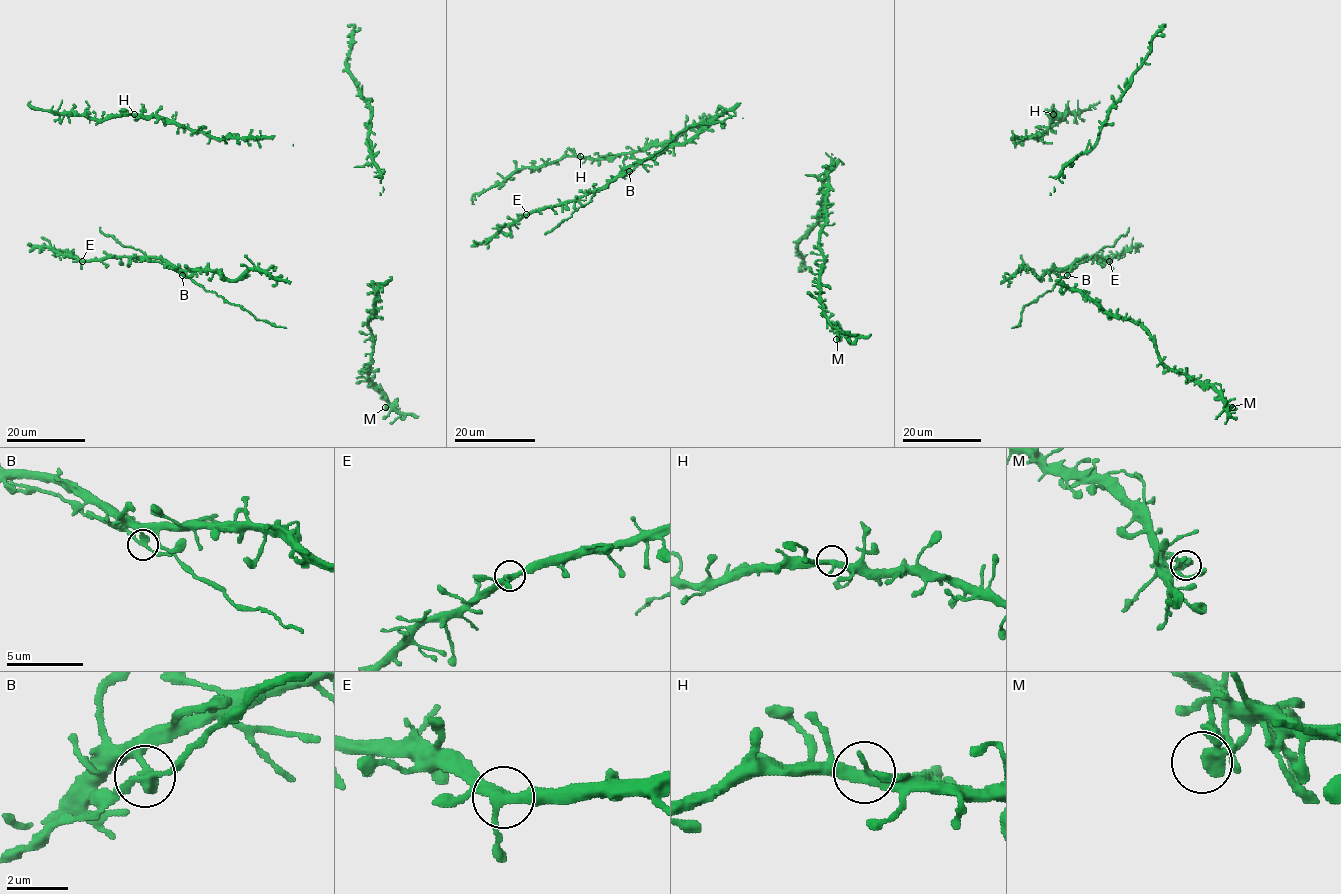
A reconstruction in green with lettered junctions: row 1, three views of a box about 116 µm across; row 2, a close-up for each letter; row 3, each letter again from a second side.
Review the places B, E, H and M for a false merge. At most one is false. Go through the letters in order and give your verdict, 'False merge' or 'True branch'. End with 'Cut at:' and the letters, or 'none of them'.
B: True branch
E: True branch
H: True branch
M: True branch
Cut at: none of them

